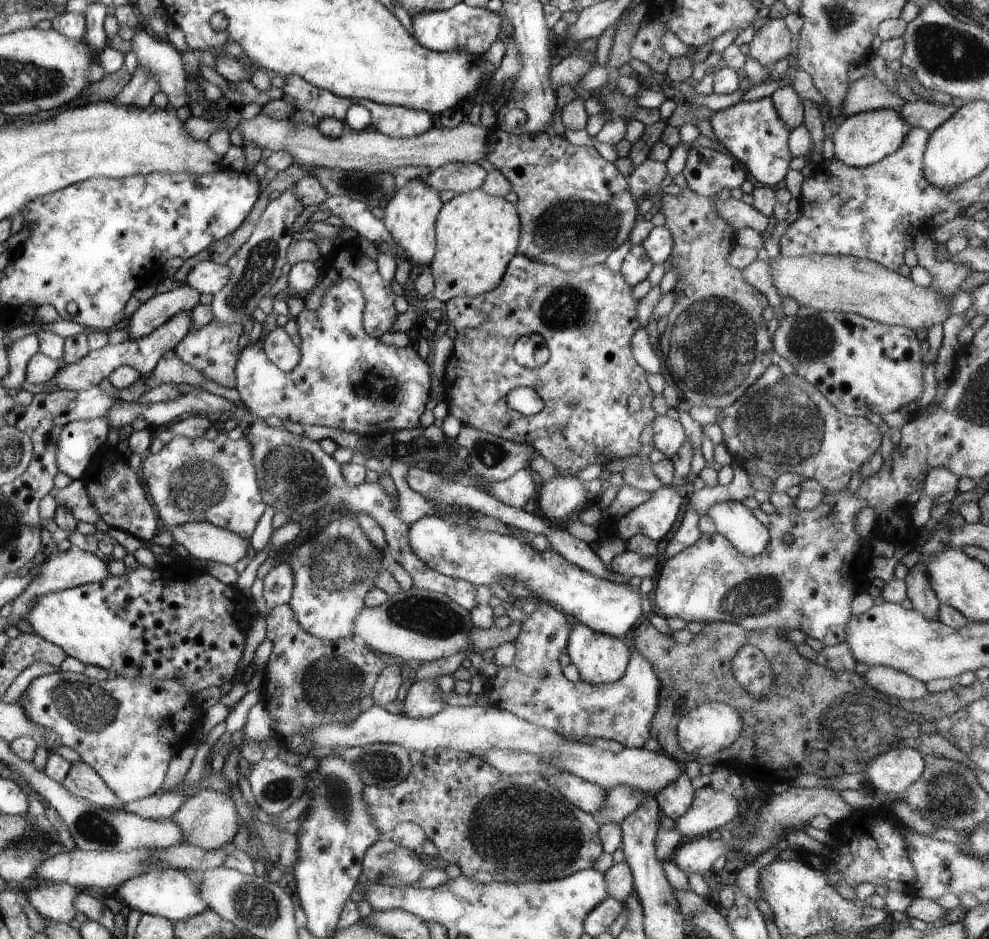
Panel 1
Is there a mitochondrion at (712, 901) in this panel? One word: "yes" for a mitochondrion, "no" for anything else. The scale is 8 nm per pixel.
no

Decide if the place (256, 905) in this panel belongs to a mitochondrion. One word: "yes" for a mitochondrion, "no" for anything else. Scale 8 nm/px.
yes

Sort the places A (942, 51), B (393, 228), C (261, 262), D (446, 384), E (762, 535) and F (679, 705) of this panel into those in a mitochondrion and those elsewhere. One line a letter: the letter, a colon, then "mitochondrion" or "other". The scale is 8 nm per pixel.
A: mitochondrion
B: other
C: mitochondrion
D: other
E: other
F: other

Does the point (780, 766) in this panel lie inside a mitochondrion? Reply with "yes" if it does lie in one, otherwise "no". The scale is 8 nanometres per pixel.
yes

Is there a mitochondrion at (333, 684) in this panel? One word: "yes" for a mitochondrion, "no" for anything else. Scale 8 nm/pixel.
yes

